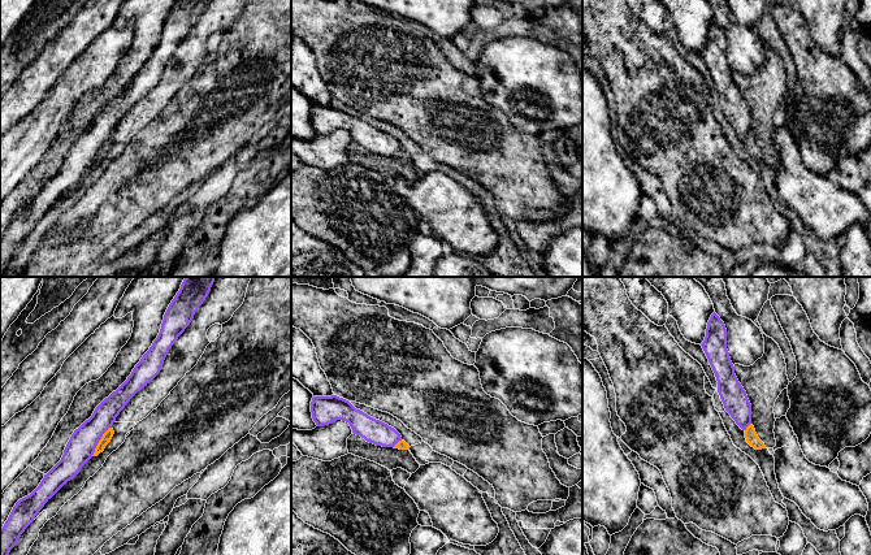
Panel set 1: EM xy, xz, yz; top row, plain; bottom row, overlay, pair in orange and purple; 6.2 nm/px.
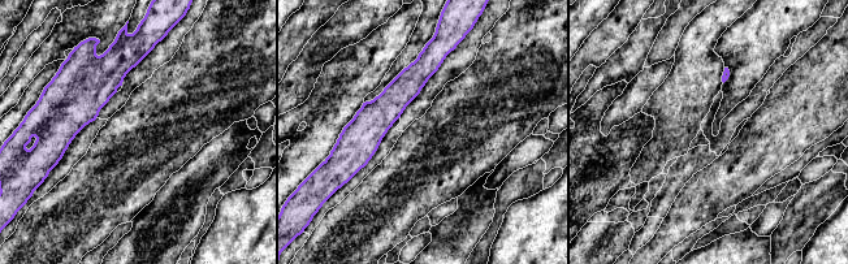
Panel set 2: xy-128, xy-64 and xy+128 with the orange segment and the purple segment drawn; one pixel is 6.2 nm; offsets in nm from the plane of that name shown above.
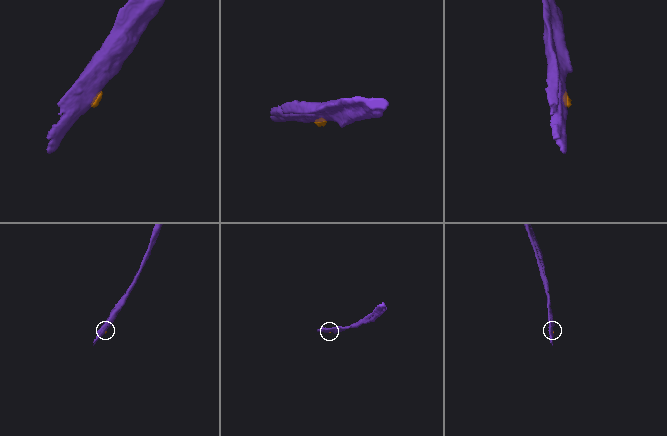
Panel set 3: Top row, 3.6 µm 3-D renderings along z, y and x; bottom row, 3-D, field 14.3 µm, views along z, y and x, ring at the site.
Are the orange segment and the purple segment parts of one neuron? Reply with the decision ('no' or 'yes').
no

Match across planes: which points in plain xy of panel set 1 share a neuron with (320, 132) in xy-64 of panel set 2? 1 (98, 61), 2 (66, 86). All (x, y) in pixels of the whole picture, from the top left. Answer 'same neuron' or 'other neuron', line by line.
1: same neuron
2: same neuron

